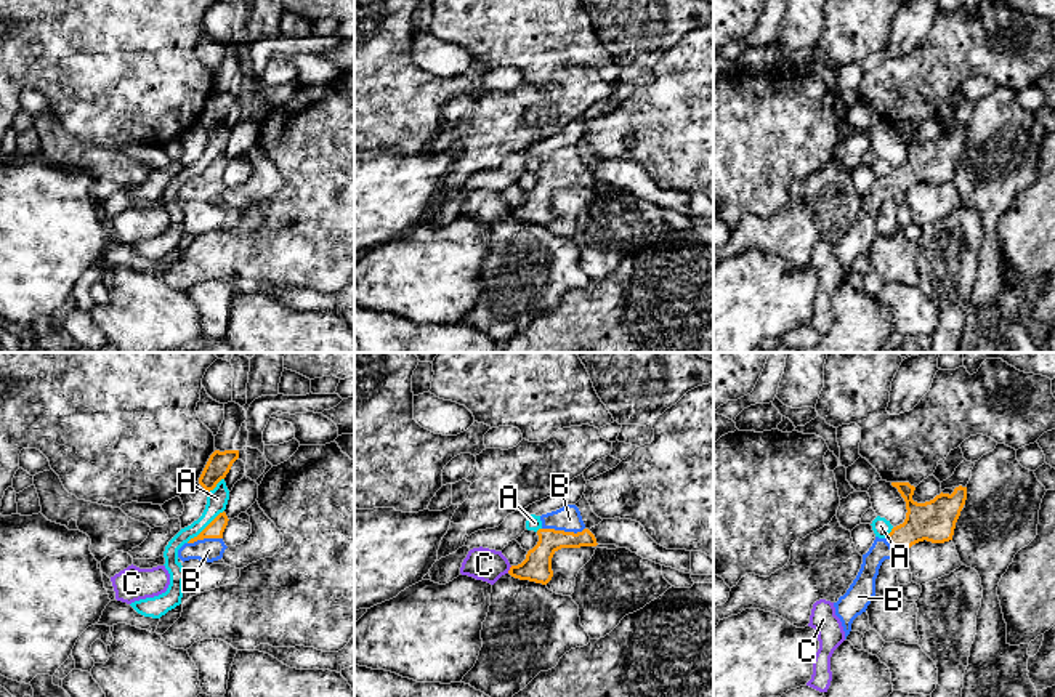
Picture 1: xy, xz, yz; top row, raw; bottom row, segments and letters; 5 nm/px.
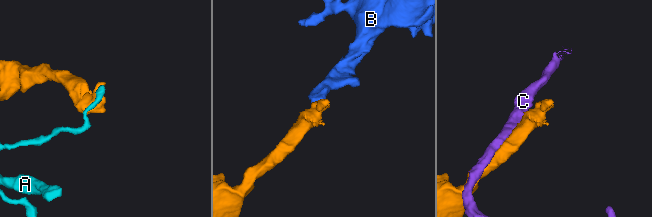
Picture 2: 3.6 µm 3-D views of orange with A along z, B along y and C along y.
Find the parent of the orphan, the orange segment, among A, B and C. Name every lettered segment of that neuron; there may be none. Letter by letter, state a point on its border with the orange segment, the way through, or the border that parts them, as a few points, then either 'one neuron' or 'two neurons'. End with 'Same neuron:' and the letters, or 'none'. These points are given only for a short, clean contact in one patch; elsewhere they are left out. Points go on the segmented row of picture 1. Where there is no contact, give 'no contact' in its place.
A: meets orange in xy at (206, 527); two neurons
B: meets orange in xz at (563, 531); runs through xz (536, 568), (542, 551), (563, 531), (568, 518); one neuron
C: meets orange in xz at (510, 569); two neurons
Same neuron: B

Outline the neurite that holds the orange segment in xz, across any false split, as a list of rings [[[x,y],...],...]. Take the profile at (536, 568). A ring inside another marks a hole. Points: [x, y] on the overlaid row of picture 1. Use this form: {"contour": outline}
{"contour": [[[576,505],[563,506],[540,516],[539,542],[526,559],[511,566],[508,574],[519,580],[547,585],[552,577],[552,558],[561,548],[596,546],[595,535],[585,527]]]}

